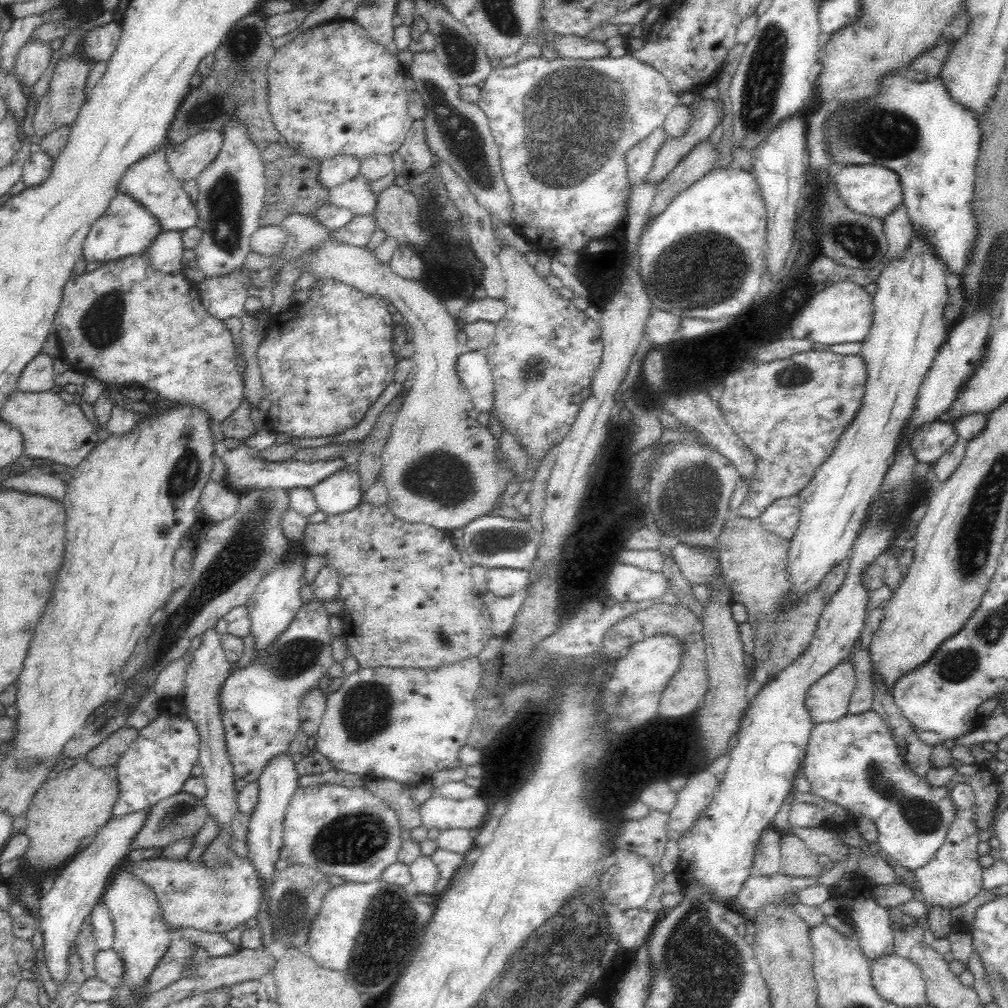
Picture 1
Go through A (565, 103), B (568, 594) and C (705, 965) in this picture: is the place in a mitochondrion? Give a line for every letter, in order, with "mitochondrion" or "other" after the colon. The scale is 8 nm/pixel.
A: mitochondrion
B: mitochondrion
C: mitochondrion

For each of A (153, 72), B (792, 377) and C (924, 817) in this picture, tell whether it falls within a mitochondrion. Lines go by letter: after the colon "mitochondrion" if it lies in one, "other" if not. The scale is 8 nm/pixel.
A: other
B: mitochondrion
C: mitochondrion

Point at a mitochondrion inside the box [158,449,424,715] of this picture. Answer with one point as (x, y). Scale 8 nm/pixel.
(300, 655)

